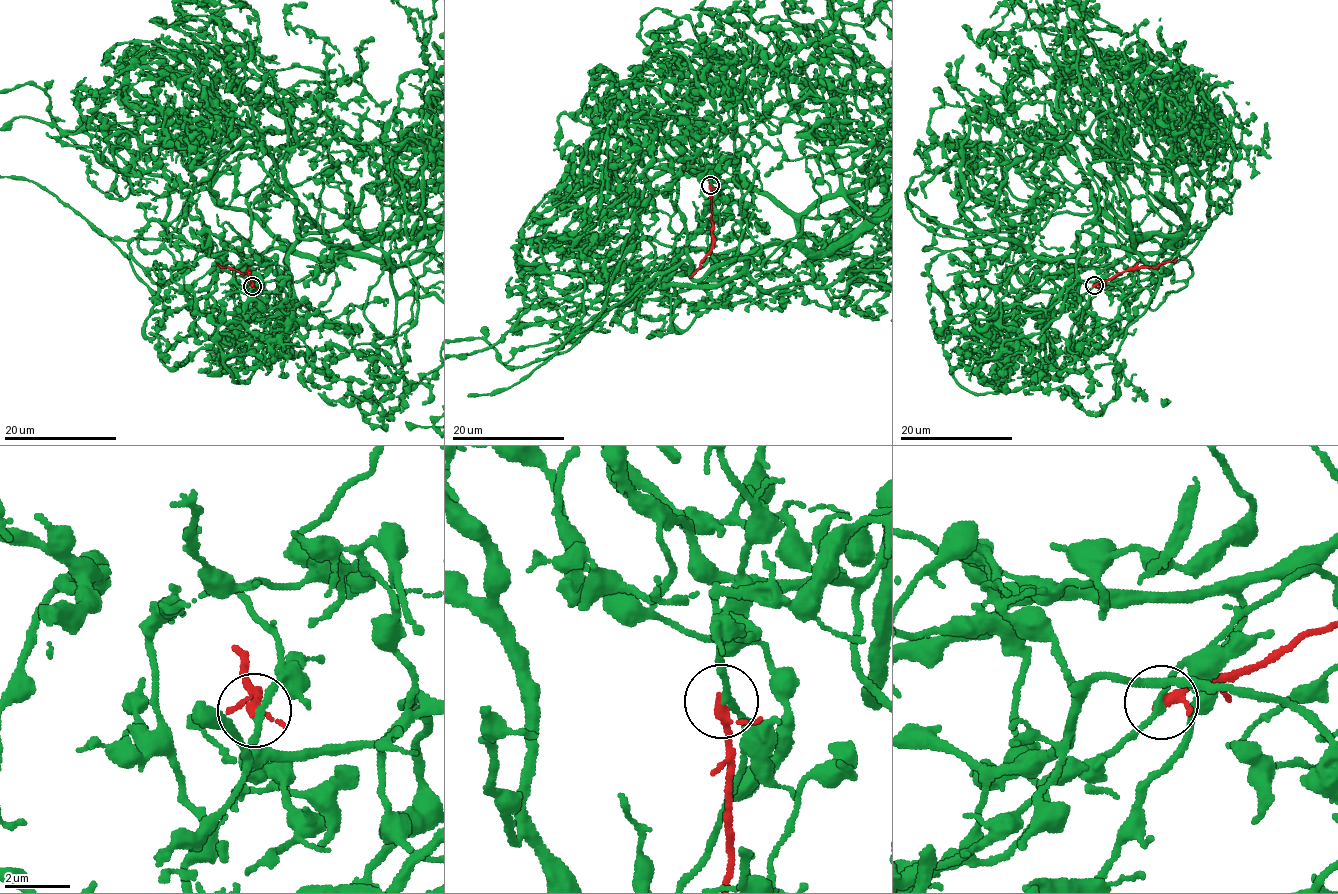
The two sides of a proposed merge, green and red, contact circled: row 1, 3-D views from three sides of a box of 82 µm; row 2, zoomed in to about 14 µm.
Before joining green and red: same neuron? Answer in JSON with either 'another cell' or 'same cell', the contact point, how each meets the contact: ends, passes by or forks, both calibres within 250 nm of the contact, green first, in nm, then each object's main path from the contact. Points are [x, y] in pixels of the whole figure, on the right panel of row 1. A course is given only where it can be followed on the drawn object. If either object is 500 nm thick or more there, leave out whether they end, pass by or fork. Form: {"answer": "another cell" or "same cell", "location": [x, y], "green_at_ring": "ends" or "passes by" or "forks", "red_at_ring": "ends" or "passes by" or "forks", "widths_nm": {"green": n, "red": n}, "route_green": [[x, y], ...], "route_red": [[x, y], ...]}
{"answer": "another cell", "location": [1094, 285], "green_at_ring": "passes by", "red_at_ring": "passes by", "widths_nm": {"green": 200, "red": 240}, "route_green": [[1093, 285], [1078, 294], [1070, 278], [1098, 252], [1101, 214], [1142, 235], [1186, 226], [1047, 11]], "route_red": [[1093, 285], [1133, 269], [1155, 268], [1176, 258]]}

